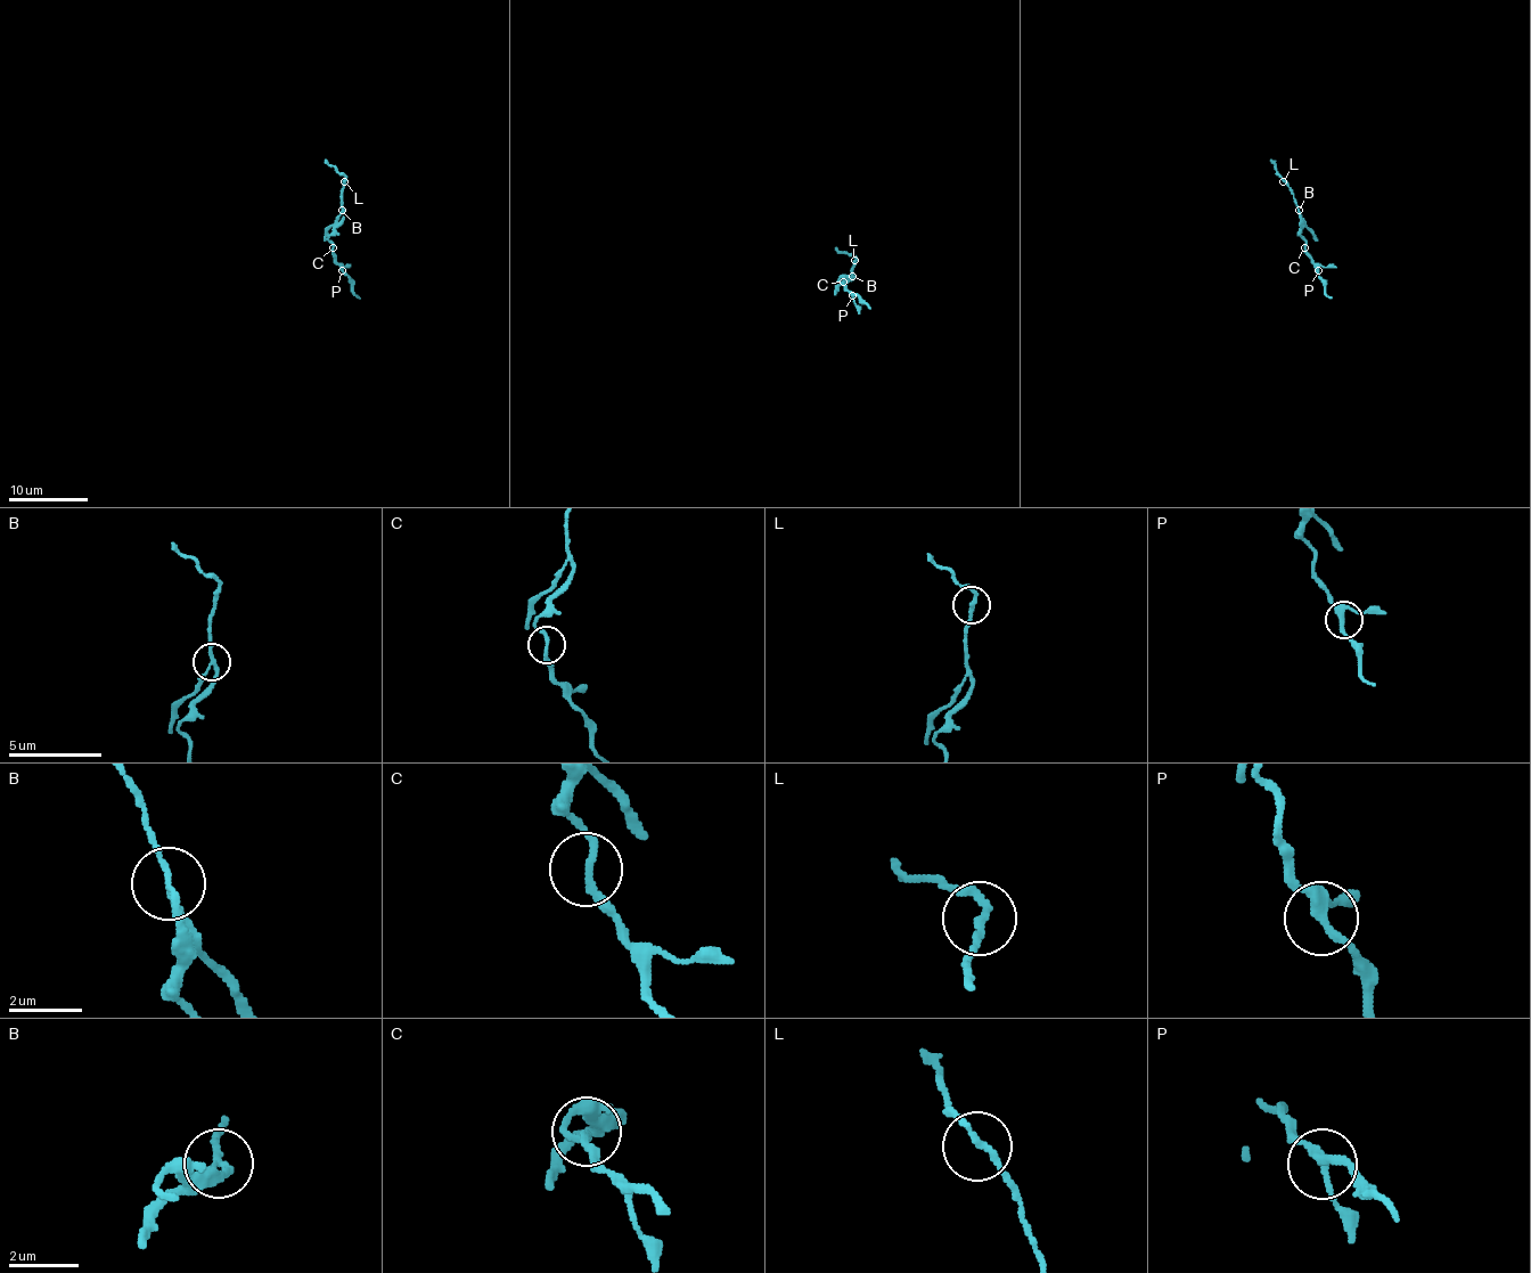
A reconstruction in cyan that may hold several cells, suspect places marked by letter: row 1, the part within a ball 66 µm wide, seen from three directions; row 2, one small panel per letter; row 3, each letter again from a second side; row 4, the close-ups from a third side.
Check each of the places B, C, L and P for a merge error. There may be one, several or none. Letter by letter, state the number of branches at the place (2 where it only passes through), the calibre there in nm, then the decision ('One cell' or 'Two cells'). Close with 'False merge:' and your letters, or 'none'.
B: Branches: 3. Thickness 160 nm. Two cells
C: Branches: 2. Thickness 180 nm. One cell
L: Branches: 2. Thickness 190 nm. One cell
P: Branches: 3. Thickness 240 nm. One cell
False merge: B

